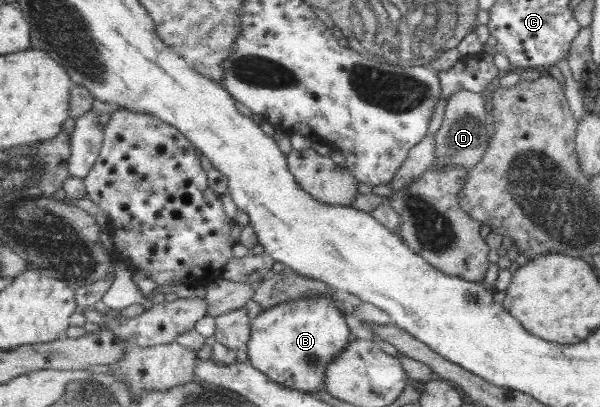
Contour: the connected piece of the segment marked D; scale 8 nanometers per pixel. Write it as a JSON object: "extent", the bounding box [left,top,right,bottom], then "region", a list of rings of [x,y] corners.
{"extent":[435,90,488,168],"region":[[[462,90],[448,100],[445,118],[440,130],[436,133],[437,152],[435,167],[452,163],[454,166],[475,168],[483,160],[482,155],[487,151],[488,131],[486,131],[486,109],[484,99],[478,93]]]}

